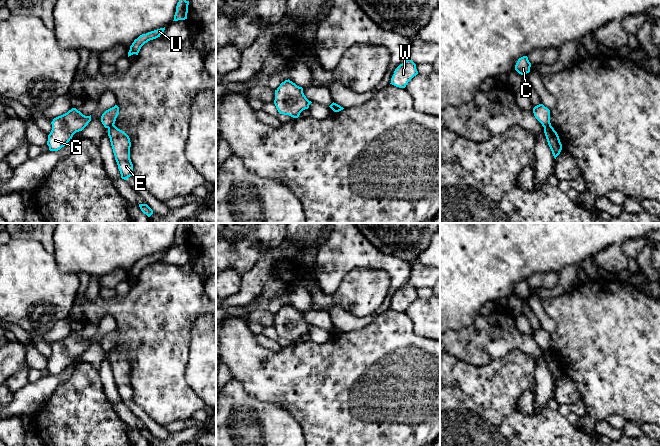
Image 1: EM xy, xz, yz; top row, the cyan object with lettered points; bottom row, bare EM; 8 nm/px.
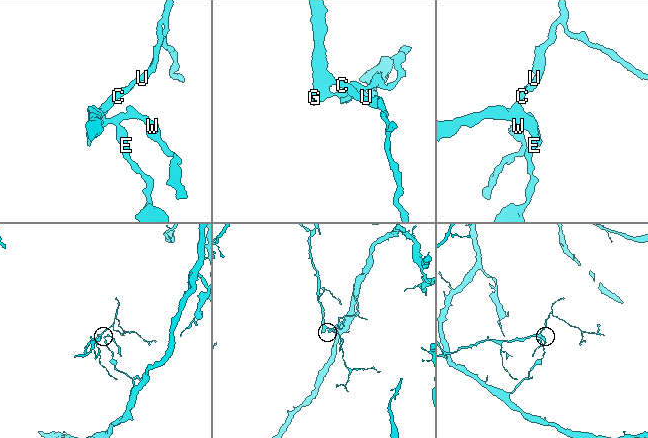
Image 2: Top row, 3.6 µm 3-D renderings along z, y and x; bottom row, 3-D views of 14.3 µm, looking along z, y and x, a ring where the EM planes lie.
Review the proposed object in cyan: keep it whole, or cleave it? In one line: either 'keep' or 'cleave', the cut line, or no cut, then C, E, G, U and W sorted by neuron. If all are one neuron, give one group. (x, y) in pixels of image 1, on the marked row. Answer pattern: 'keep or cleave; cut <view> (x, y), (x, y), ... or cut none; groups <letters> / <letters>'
cleave; cut yz (550, 125), (544, 128); groups C G U W / E

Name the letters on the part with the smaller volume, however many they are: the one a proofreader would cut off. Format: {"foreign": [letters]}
{"foreign": ["C", "G", "U", "W"]}

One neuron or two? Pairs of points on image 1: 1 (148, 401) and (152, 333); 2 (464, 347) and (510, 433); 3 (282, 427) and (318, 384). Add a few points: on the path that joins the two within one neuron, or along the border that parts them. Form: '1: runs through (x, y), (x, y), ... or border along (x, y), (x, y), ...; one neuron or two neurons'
1: runs through (148, 384), (148, 350); one neuron
2: border along (452, 356), (474, 365), (486, 365), (496, 359); two neurons
3: border along (271, 403), (284, 407), (298, 423), (303, 435); two neurons

